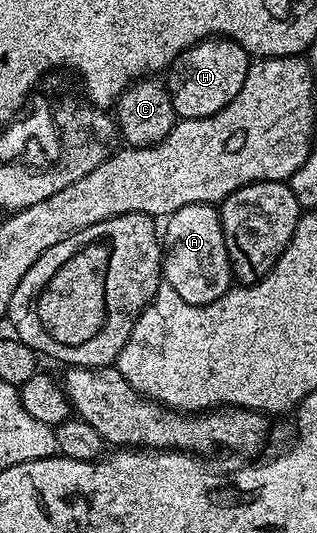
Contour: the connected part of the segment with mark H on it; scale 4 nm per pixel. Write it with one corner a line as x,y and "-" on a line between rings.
212,37
201,39
189,49
185,49
174,61
165,75
165,82
173,109
179,119
200,119
216,115
225,105
241,93
245,85
247,70
253,59
241,45
226,37

